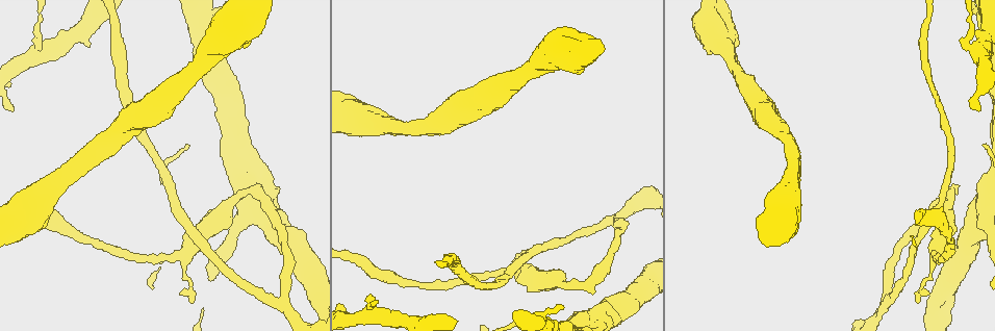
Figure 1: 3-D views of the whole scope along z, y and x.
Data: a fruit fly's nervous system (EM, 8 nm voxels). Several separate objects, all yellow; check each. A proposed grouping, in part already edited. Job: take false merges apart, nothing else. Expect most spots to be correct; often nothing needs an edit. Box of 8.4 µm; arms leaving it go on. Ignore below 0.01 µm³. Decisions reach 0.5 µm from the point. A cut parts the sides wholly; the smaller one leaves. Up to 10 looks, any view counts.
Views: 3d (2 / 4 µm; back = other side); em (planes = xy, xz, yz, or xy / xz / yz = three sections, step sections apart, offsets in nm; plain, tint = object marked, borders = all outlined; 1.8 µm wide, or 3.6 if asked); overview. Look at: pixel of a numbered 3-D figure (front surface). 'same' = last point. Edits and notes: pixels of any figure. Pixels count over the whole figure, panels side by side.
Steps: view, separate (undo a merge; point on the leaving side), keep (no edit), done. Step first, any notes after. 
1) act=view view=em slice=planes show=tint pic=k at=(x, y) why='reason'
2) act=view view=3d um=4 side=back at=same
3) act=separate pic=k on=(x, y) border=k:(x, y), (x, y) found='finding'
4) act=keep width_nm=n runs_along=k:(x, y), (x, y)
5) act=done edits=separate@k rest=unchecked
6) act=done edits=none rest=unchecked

act=view view=3d um=2 side=back pic=1 at=(532, 64) why='calibre changes'

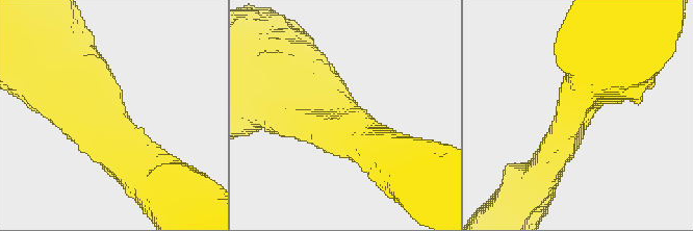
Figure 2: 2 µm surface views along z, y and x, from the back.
act=view view=em slice=xz step=4 show=plain pic=2 at=(345, 115) arm_widths_nm=400,600 why='shape alone is not enough'

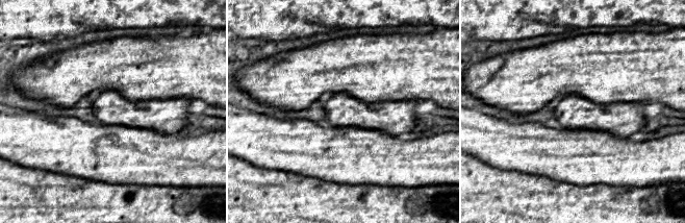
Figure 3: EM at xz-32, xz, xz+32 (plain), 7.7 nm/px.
act=view view=em slice=xz step=4 show=tint at=same why='where the object lies'

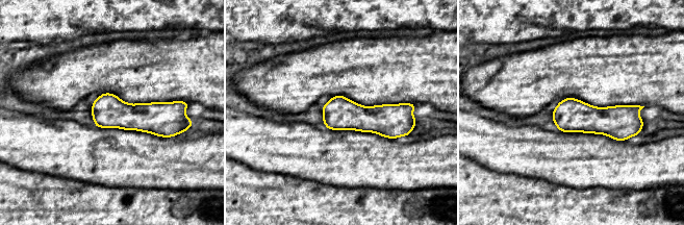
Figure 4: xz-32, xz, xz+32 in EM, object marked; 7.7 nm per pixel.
act=keep found='all the same neuron'

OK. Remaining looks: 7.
act=view view=em um=3.6 slice=planes show=tint pic=1 at=(51, 189)

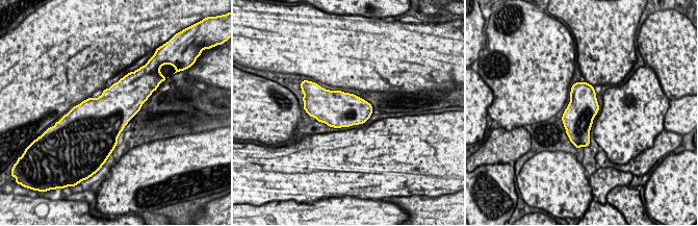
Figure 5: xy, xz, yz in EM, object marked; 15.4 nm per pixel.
act=keep width_nm=480 found='all the same neuron'

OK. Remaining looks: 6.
act=view view=em slice=planes show=plain pic=1 at=(885, 298) why='arms part here'

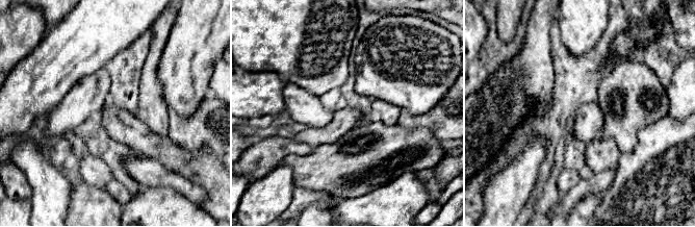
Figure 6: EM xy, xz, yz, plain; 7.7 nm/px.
act=view view=em slice=planes show=tint at=same

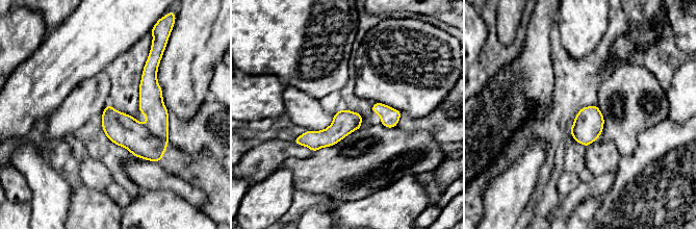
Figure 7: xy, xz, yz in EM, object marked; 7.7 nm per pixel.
act=separate pic=7 on=(124, 130) part_leaving=7:(359, 118), (327, 137), (298, 141) found='two neurons meet here'

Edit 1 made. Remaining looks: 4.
act=view view=em slice=planes show=borders pic=1 at=(252, 193) why='abrupt turn'

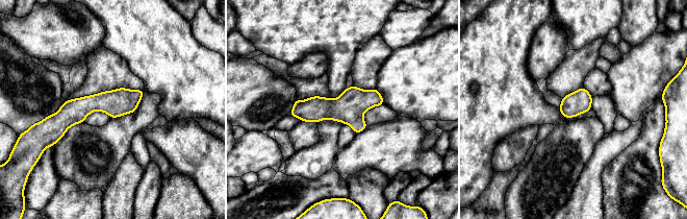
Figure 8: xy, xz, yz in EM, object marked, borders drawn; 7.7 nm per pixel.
act=keep width_nm=180 runs_along=8:(140, 92), (48, 120) found='one neuron here'

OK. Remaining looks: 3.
act=done edits=separate@7 rest=unchecked

